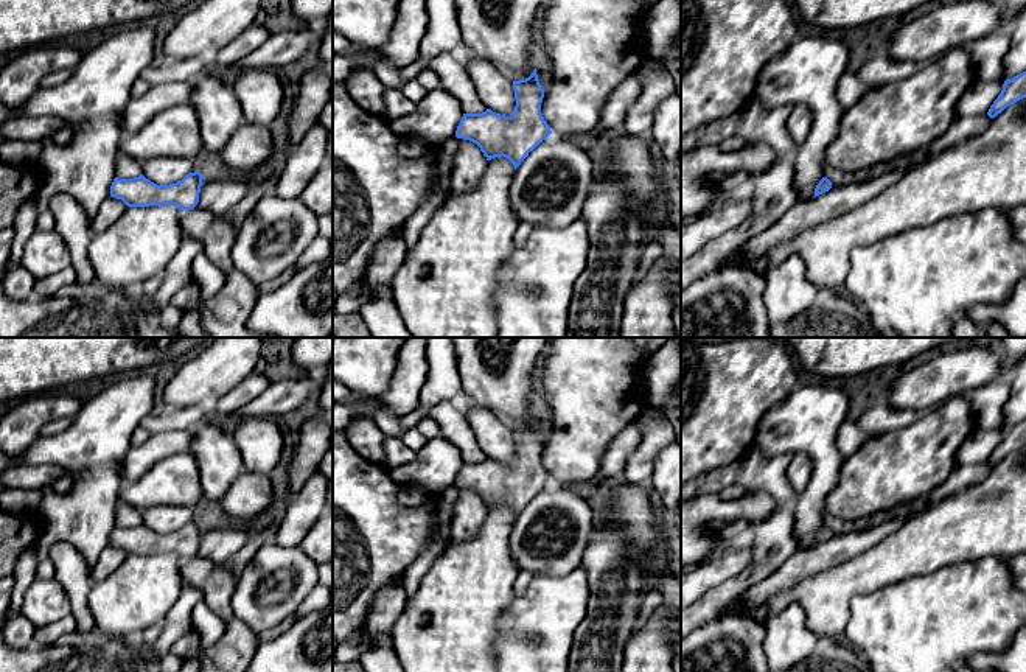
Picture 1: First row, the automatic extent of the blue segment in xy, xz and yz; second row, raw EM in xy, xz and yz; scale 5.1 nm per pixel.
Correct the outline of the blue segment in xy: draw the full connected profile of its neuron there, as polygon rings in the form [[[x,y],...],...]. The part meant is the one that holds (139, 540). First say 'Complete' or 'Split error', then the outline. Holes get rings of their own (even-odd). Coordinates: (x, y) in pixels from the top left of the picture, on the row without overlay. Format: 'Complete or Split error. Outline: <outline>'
Complete. Outline: [[[199,520],[187,523],[169,534],[157,534],[143,523],[134,527],[115,526],[110,544],[121,548],[127,555],[176,554],[180,560],[191,558],[199,551],[204,524]]]

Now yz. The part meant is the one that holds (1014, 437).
Complete. Outline: [[[1026,420],[1014,425],[1012,428],[1004,429],[1003,439],[998,446],[990,454],[987,464],[995,467],[1007,454],[1026,446]]]

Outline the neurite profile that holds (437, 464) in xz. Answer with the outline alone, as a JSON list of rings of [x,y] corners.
[[[440,436],[428,440],[414,462],[390,471],[390,478],[401,484],[418,484],[437,495],[455,485],[462,465],[460,451]]]

